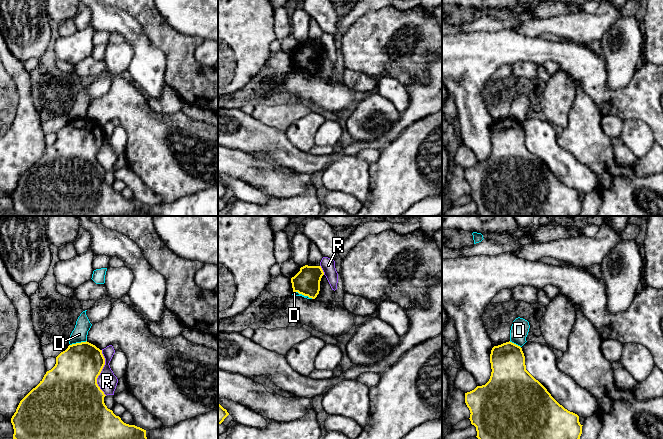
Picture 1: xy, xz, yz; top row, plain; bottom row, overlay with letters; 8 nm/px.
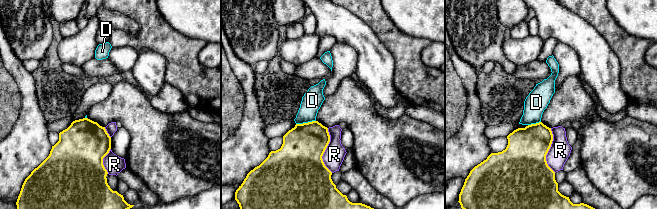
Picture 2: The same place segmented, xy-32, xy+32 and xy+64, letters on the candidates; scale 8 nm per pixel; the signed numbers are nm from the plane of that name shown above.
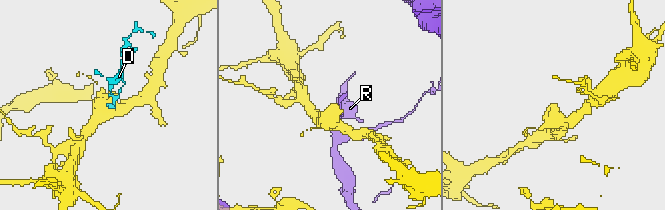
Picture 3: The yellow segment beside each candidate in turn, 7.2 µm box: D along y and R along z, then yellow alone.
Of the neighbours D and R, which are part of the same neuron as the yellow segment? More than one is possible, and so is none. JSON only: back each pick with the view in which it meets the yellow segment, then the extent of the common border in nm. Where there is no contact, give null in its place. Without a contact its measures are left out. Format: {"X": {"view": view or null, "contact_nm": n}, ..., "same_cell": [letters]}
{"same_cell": []}

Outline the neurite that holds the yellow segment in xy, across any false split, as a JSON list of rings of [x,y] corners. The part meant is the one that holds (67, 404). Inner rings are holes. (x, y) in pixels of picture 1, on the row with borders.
[[[89,342],[69,345],[56,357],[55,366],[19,403],[11,418],[13,439],[147,439],[146,430],[124,423],[104,403],[97,378],[105,365],[102,350]]]

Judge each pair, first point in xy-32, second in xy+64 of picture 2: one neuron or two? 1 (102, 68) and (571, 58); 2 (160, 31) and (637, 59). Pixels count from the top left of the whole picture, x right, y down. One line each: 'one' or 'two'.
1: two
2: one

